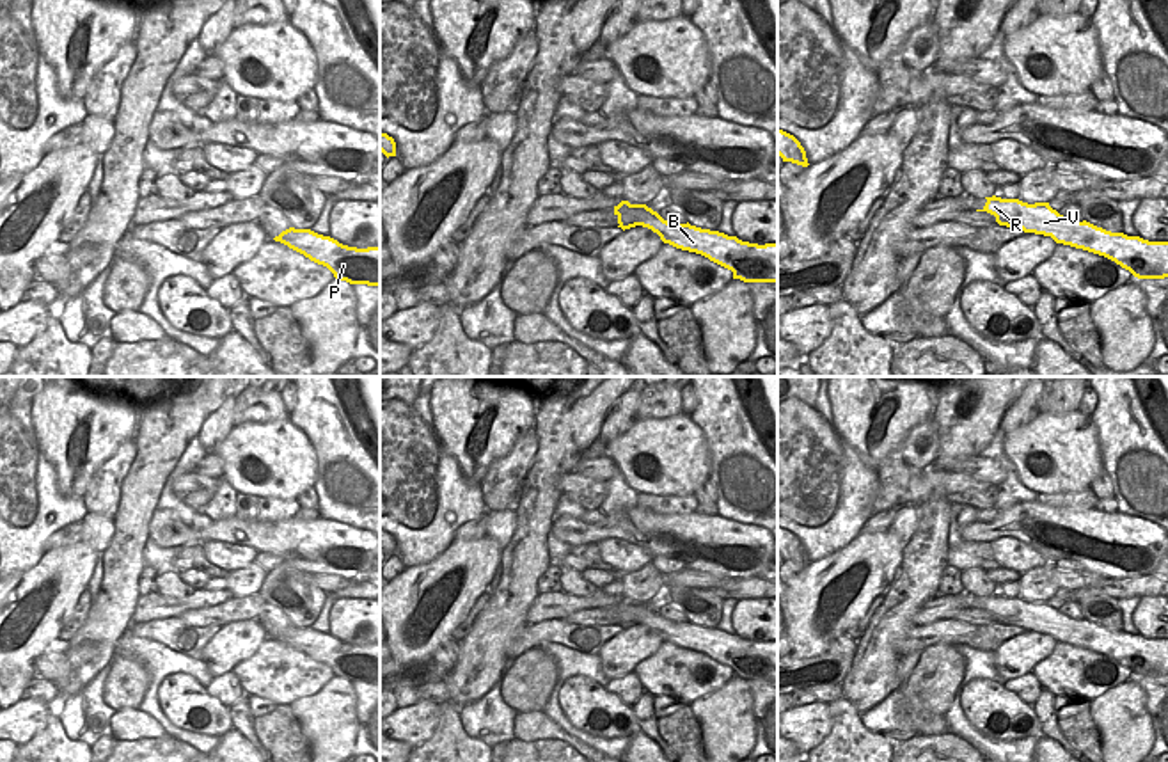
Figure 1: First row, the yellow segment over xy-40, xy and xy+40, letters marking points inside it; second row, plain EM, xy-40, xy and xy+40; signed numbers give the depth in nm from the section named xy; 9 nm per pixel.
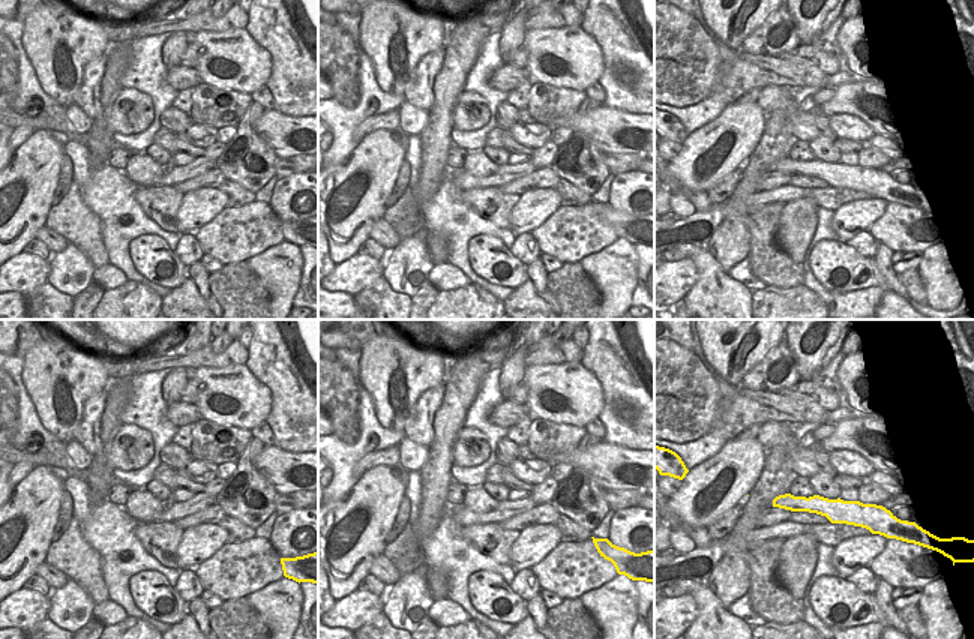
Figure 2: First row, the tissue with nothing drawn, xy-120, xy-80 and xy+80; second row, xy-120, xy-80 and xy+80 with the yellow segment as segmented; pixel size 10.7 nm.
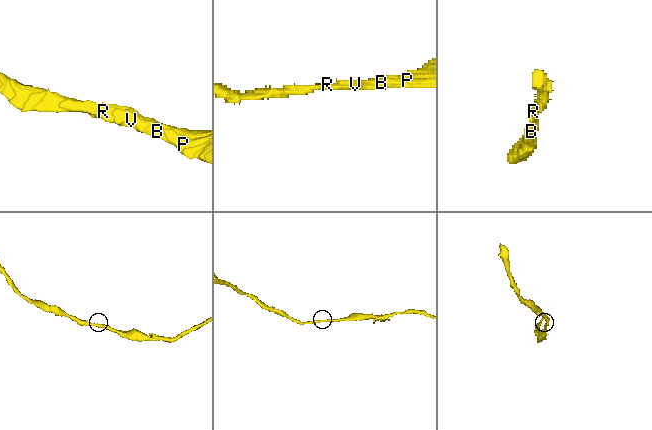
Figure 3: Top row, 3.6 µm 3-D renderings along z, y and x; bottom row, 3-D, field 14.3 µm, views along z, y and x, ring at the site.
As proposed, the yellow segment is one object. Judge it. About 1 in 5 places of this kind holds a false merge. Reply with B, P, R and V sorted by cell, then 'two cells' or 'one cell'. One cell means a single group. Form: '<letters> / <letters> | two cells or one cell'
B P R V | one cell

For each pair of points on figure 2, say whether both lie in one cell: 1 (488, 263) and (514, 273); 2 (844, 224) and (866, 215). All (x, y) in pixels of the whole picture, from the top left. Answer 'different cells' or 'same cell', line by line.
1: same cell
2: same cell

